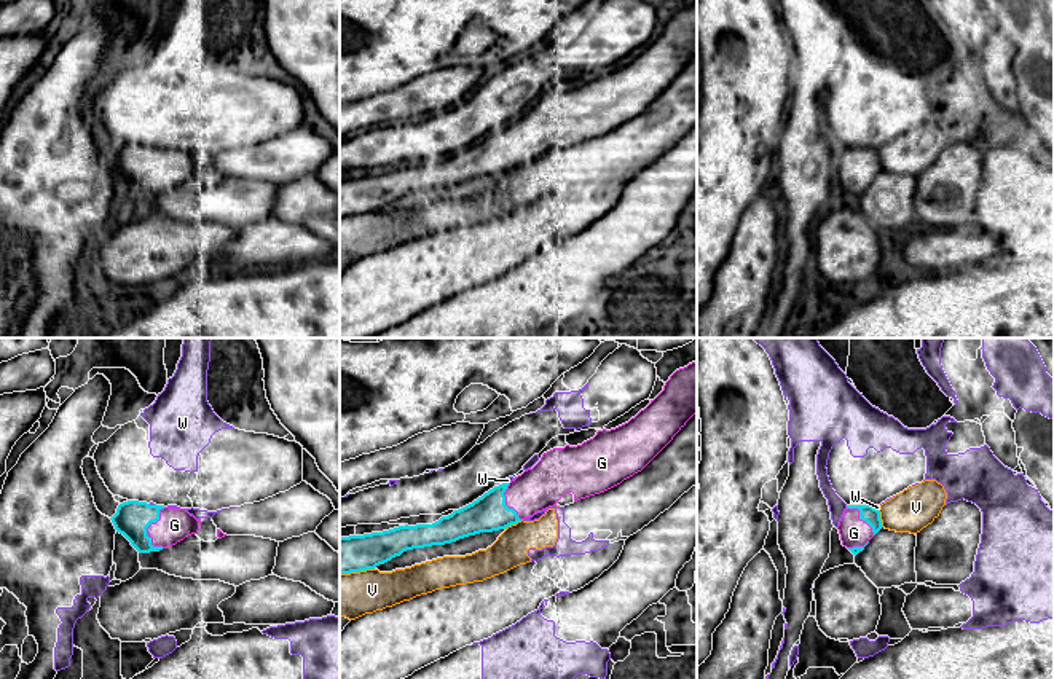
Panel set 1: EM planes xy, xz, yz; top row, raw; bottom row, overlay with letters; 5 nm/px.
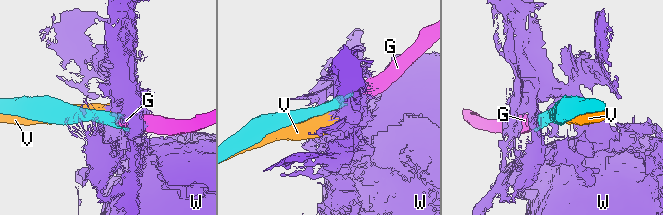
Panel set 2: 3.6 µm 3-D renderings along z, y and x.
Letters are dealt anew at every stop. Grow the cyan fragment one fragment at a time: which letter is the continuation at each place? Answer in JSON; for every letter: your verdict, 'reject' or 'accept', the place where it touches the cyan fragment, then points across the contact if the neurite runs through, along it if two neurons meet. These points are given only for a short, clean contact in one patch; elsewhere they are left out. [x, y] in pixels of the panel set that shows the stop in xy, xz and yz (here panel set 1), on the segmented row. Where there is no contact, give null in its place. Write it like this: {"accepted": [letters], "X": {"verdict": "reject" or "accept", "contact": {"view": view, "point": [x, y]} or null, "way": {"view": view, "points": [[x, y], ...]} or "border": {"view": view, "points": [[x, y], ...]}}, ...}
{"accepted": ["G"], "G": {"verdict": "accept", "contact": {"view": "xy", "point": [149, 525]}, "way": {"view": "xy", "points": [[133, 518], [149, 525], [174, 525]]}}, "V": {"verdict": "reject", "contact": {"view": "xz", "point": [512, 523]}}, "W": {"verdict": "reject", "contact": {"view": "yz", "point": [873, 507]}, "border": {"view": "yz", "points": [[871, 506], [877, 510]]}}}

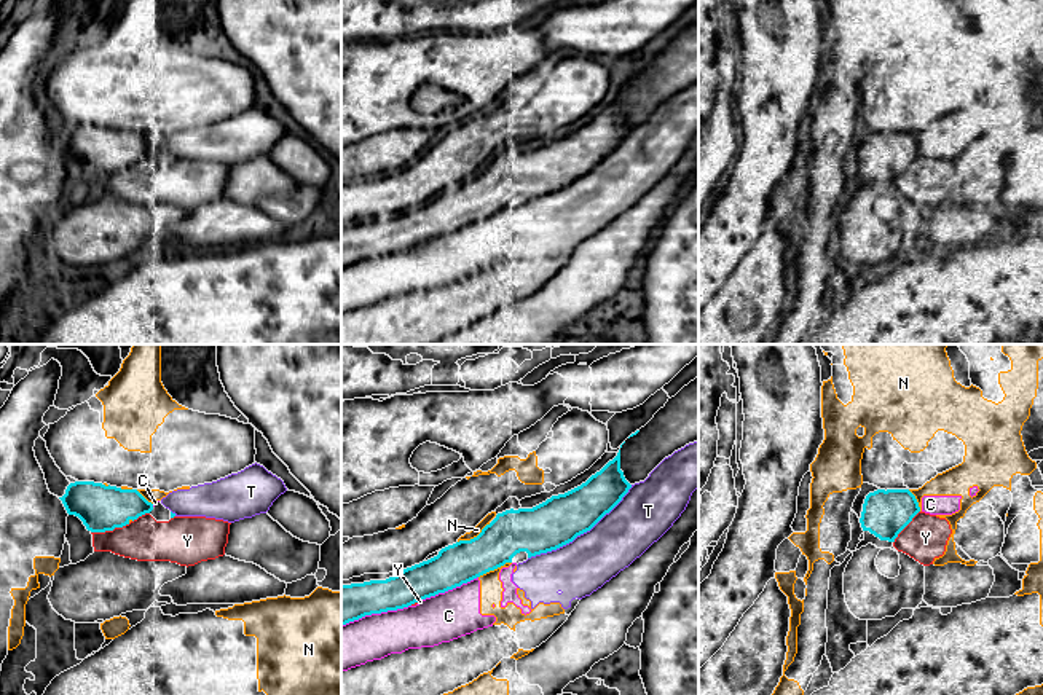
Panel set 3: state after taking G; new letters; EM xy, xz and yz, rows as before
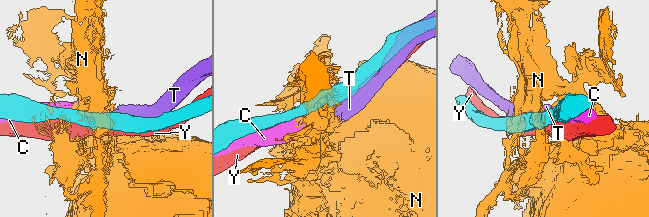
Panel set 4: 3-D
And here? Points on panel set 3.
{"accepted": [], "C": {"verdict": "reject", "contact": {"view": "xz", "point": [375, 612]}}, "N": {"verdict": "reject", "contact": {"view": "xz", "point": [474, 537]}}, "T": {"verdict": "reject", "contact": {"view": "xz", "point": [581, 533]}}, "Y": {"verdict": "reject", "contact": {"view": "xy", "point": [110, 530]}}}

